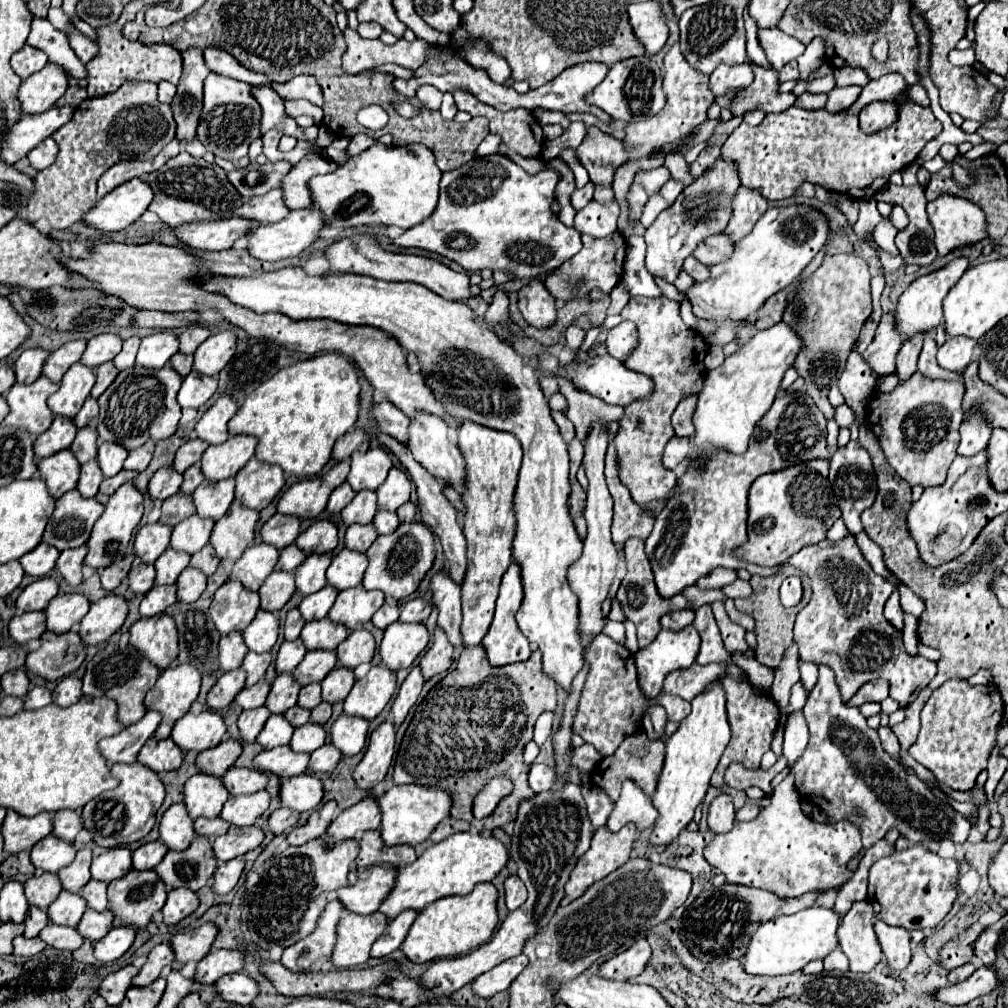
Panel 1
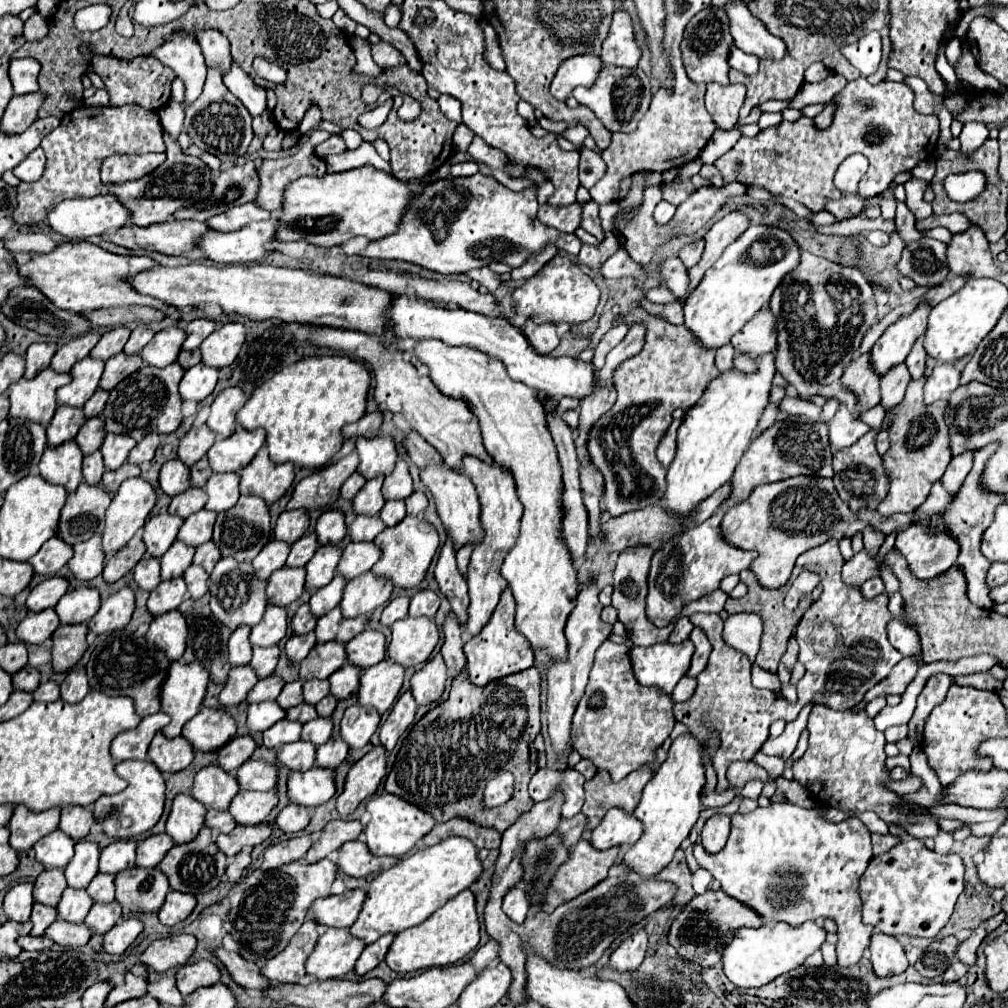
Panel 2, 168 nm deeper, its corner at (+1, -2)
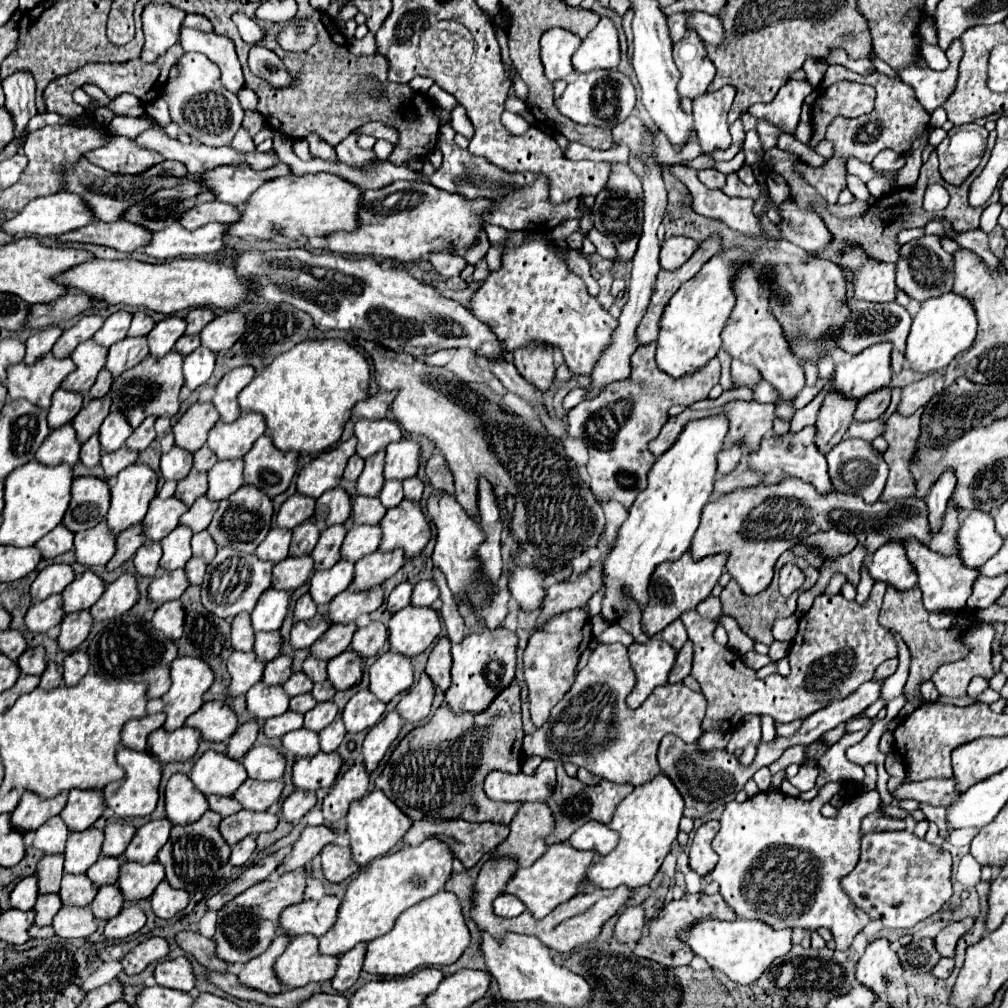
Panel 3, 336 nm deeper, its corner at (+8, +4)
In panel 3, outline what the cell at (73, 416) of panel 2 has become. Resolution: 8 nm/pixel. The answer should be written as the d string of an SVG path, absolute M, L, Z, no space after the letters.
M58 388L52 396L52 406L48 410L48 426L54 430L72 422L72 418L80 412L82 402L84 402L82 394Z

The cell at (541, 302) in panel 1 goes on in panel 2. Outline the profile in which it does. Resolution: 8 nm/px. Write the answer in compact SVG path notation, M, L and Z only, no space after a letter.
M527 322L523 334L529 340L529 344L535 348L535 352L541 356L553 352L559 344L559 336L557 336L555 326L535 326L533 322Z

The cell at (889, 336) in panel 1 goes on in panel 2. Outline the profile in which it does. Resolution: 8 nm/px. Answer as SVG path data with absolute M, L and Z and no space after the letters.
M867 354L855 358L847 366L839 384L843 390L851 392L857 400L853 420L859 420L859 416L863 412L867 412L879 404L879 382L881 382L881 378L875 378L875 374L871 374L871 366L867 366Z

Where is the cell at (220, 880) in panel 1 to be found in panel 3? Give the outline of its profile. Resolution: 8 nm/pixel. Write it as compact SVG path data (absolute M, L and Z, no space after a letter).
M248 836L244 840L240 840L236 846L232 846L232 854L230 854L230 864L232 866L242 866L250 854L256 848L256 836Z

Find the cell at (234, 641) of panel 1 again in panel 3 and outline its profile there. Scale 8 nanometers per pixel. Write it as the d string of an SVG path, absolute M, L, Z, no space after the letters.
M240 612L240 616L234 618L232 632L230 632L230 642L232 642L234 650L252 652L254 632L252 632L252 626L250 626L250 614L248 612Z

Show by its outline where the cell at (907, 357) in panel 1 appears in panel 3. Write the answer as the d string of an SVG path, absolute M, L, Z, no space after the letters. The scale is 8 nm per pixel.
M880 388L880 392L872 392L872 396L866 396L864 400L860 400L856 412L854 412L854 420L876 420L884 414L884 410L890 404L890 394L892 388Z

